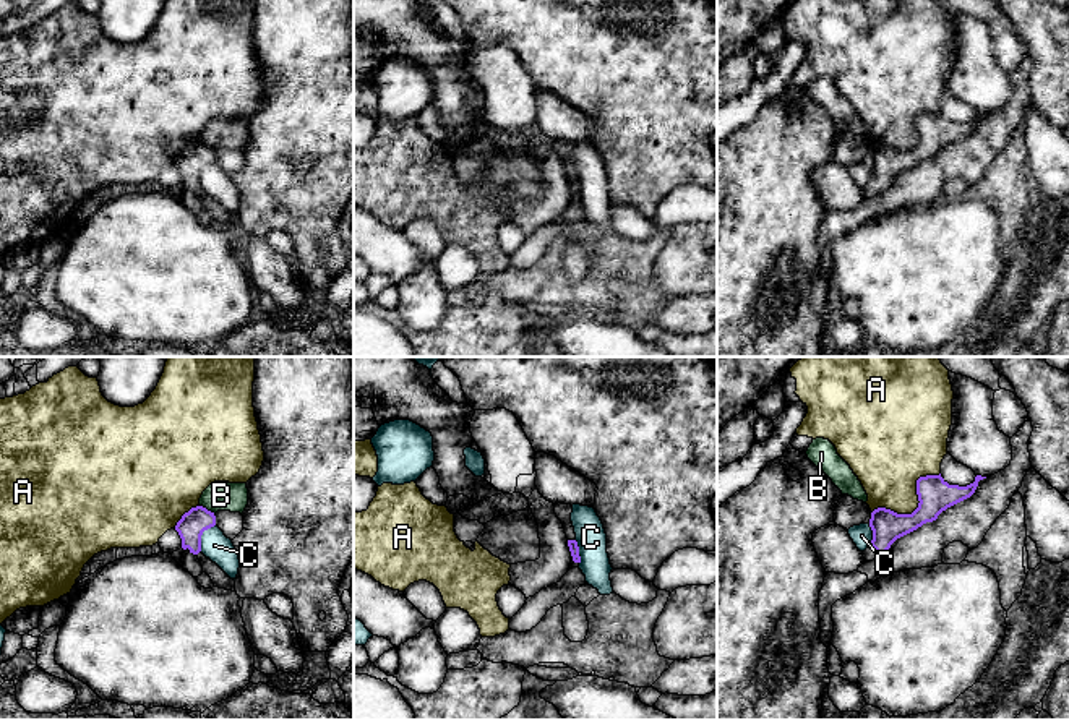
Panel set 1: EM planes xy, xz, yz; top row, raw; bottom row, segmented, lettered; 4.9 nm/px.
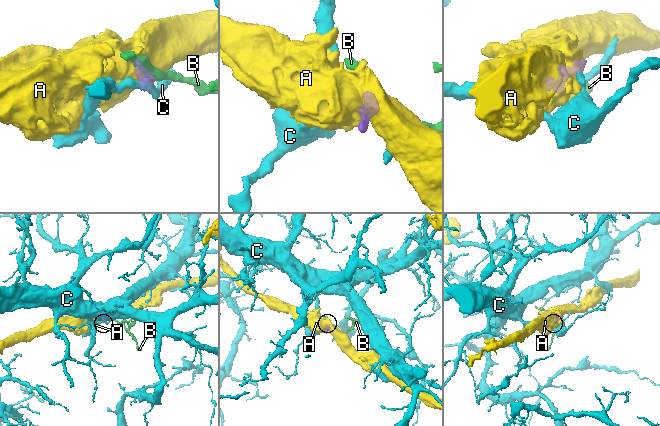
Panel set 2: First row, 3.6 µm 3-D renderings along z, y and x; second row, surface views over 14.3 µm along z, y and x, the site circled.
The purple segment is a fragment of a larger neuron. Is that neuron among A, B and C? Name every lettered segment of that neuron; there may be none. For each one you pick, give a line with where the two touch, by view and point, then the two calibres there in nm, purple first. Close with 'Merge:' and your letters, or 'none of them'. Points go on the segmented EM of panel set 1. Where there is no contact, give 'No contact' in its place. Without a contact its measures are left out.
Merge: none of them

